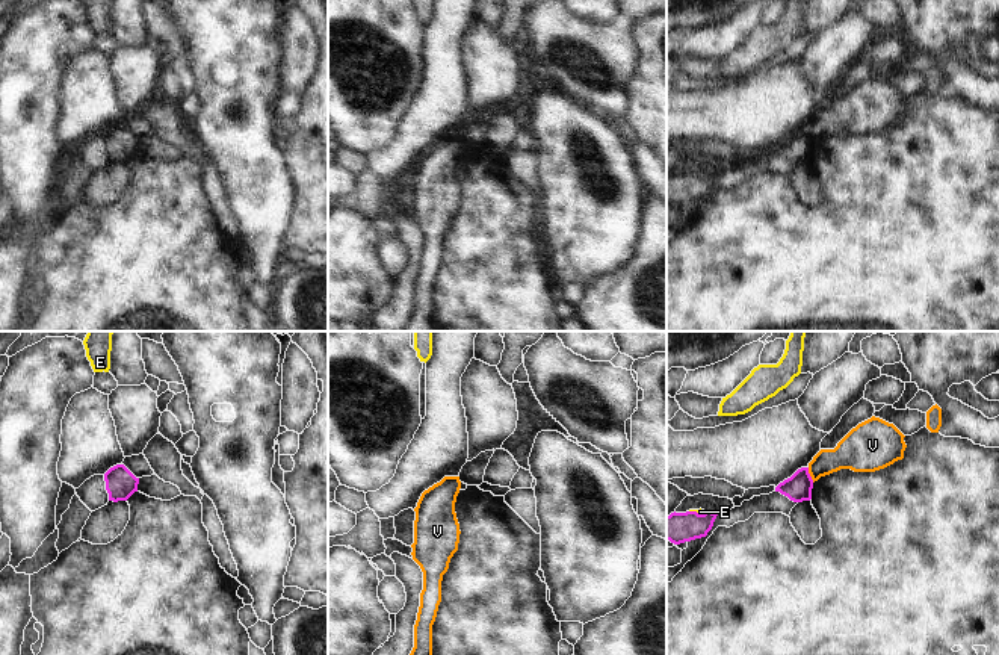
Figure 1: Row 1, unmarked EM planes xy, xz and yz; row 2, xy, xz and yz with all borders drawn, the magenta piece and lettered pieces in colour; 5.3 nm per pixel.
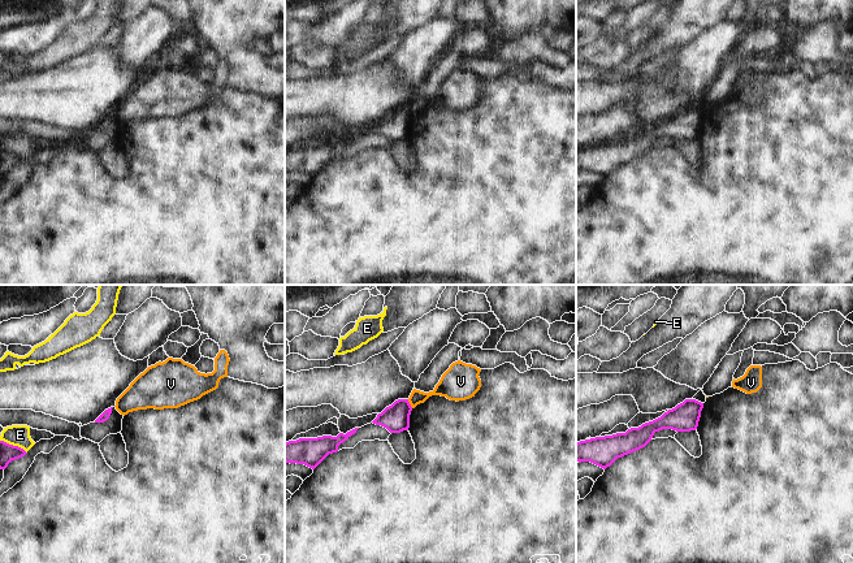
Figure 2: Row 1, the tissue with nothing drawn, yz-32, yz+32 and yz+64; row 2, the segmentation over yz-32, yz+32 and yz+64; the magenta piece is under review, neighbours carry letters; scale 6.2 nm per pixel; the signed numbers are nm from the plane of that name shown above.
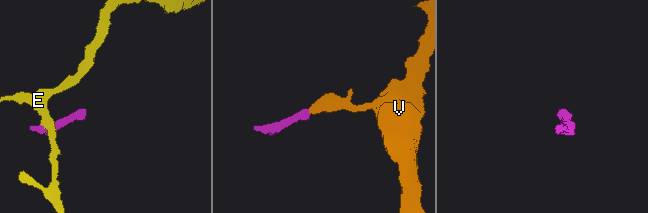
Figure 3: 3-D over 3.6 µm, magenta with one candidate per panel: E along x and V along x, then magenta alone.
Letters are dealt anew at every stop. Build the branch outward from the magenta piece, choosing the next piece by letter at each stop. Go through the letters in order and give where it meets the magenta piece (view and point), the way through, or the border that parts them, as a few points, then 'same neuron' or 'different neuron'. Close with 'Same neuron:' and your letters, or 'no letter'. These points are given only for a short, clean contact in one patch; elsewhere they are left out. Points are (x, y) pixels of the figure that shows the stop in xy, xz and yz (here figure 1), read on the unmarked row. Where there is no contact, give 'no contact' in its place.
E: meets magenta in yz at (697, 174); border along yz (689, 171), (706, 173); different neuron
V: meets magenta in yz at (809, 136); border along yz (807, 129), (813, 142); different neuron
Same neuron: no letter

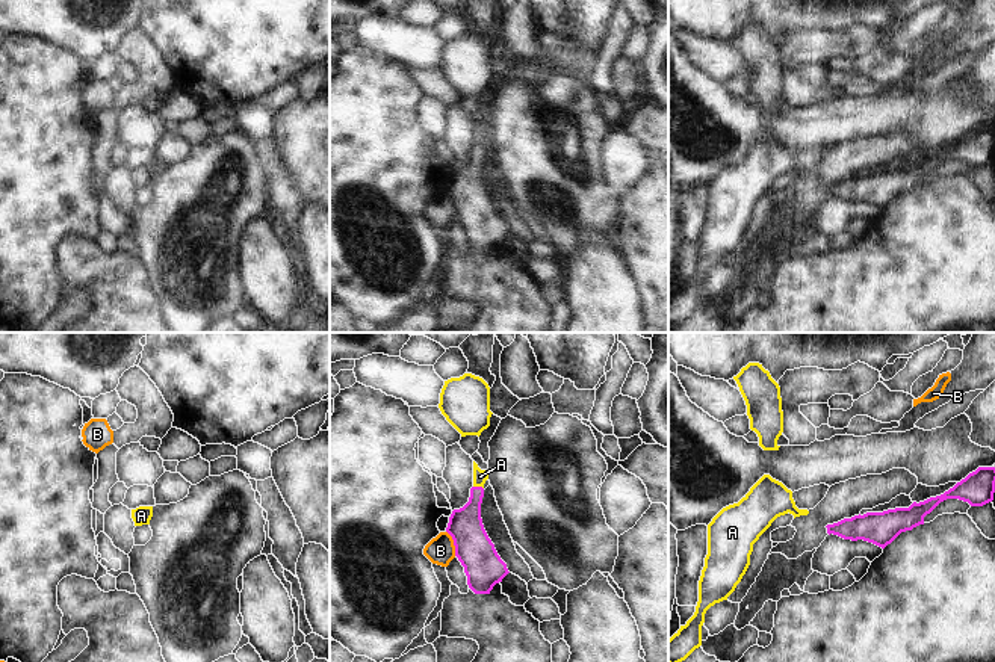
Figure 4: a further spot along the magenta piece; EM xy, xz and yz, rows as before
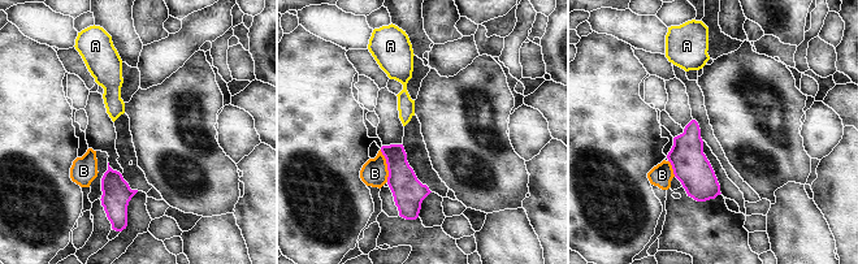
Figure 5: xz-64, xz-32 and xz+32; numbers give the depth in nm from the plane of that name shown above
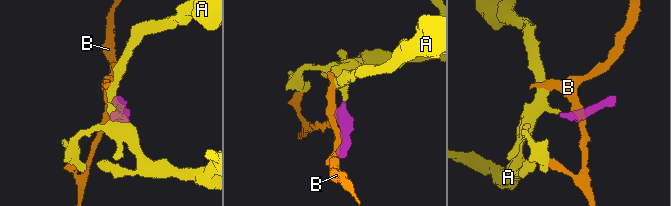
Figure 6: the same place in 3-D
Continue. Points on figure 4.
A: meets magenta in xz at (478, 148); runs through xz (464, 188), (478, 148), (480, 138); same neuron
B: meets magenta in xz at (454, 204); border along xz (446, 192), (452, 201), (455, 216); different neuron
Same neuron: A

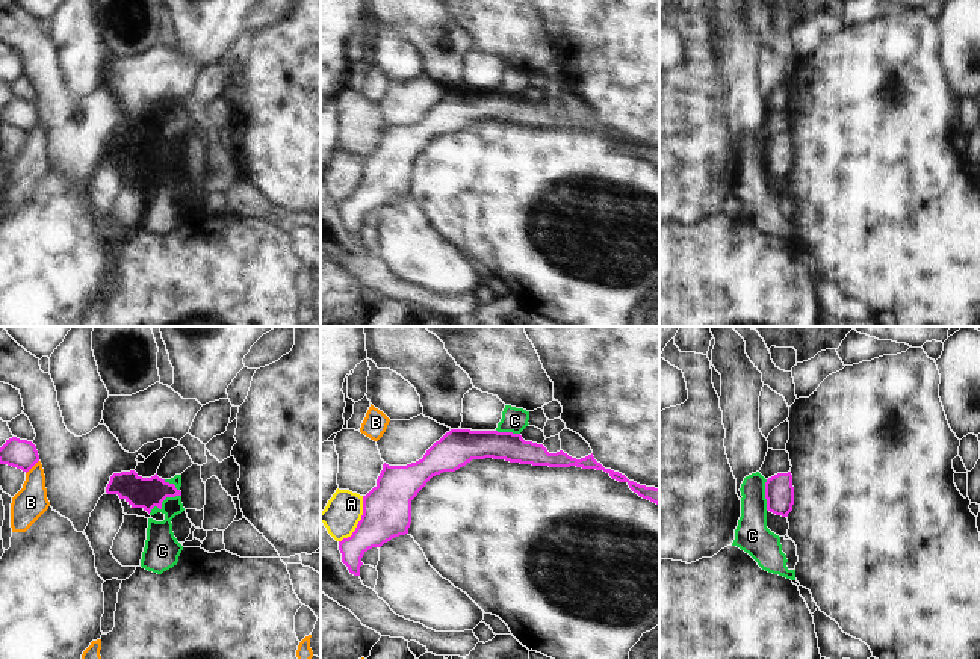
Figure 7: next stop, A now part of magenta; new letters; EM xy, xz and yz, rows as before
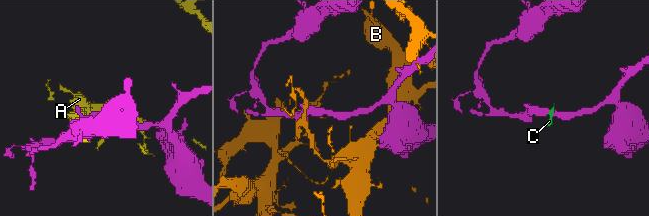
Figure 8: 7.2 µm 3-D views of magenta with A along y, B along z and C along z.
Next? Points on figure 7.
A: meets magenta in xz at (359, 183); different neuron
B: meets magenta in xy at (32, 127); different neuron
C: meets magenta in xy at (162, 162); border along xy (180, 156), (167, 159), (159, 170), (155, 168), (148, 174); different neuron
Same neuron: no letter

